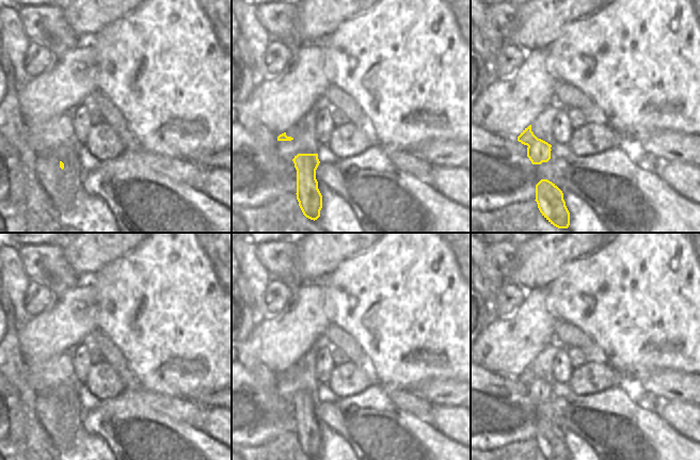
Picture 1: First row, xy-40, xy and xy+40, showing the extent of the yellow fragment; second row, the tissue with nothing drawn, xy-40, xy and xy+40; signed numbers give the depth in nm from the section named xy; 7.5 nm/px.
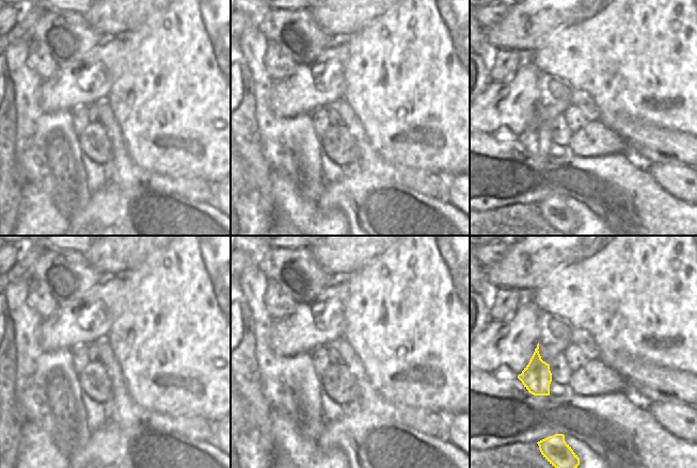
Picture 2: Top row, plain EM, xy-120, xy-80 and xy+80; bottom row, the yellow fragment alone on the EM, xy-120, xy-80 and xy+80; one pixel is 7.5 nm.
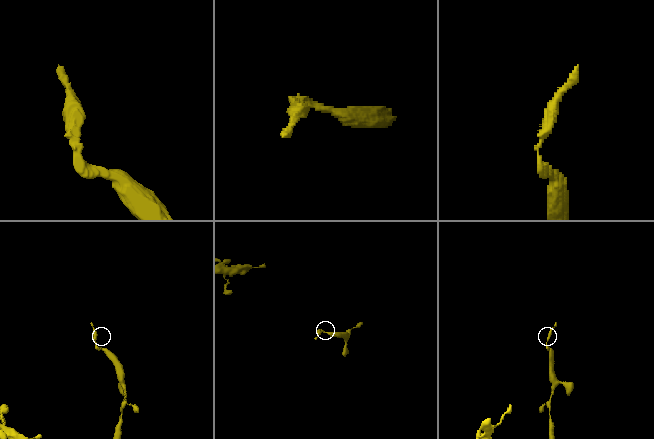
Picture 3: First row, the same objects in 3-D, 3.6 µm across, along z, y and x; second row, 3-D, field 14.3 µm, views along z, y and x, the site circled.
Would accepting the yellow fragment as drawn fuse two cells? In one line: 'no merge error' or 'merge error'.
no merge error

